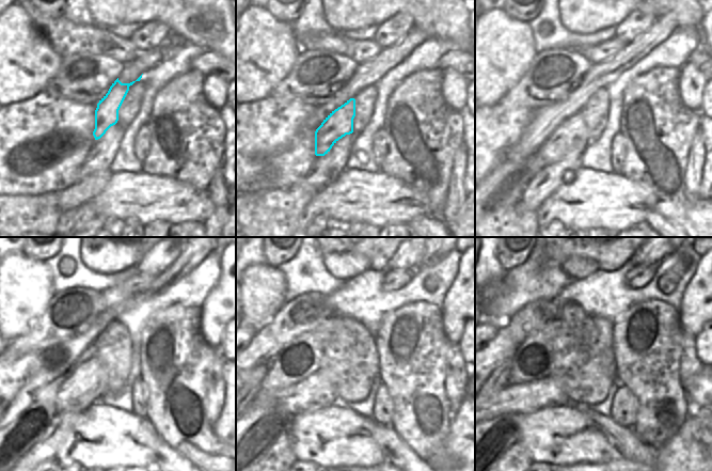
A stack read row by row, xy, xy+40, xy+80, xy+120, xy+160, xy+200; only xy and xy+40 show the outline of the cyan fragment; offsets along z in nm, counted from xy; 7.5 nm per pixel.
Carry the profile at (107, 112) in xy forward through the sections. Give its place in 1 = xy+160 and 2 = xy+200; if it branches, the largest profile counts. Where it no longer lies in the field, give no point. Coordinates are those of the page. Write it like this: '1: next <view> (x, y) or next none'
1: next xy+160 (315, 392)
2: next xy+200 (525, 398)

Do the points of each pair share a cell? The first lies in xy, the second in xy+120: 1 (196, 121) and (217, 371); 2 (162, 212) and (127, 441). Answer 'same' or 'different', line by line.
1: different
2: same

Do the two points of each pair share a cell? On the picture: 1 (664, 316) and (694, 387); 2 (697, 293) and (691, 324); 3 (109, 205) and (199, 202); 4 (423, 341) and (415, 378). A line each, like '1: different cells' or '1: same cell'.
1: different cells
2: same cell
3: same cell
4: same cell

